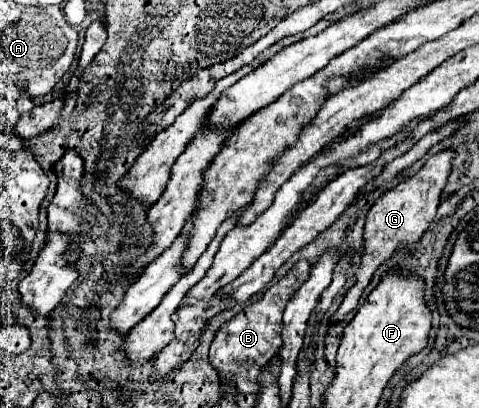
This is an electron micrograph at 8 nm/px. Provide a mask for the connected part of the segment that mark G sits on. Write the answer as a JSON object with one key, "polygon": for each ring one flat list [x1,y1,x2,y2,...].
{"polygon":[[443,149,439,153,435,153,433,157,429,157,429,161,409,179,401,181,399,185,395,185,393,189,385,191,369,209,367,213,367,223,365,223,365,249,363,249,363,257,361,257,361,265,357,269,357,283,355,287,349,289,349,293,345,295,341,307,337,309,337,313,331,317,331,321,341,321,351,309,357,307,357,301,363,293,363,289,371,283,373,273,377,271,377,267,389,259,393,255,393,251,399,245,407,245,409,249,413,249,413,245,421,239,421,235,427,231,427,227,431,225,435,211,439,207,441,201,441,191,451,175,451,165,453,159,457,157,457,153,453,149]]}

